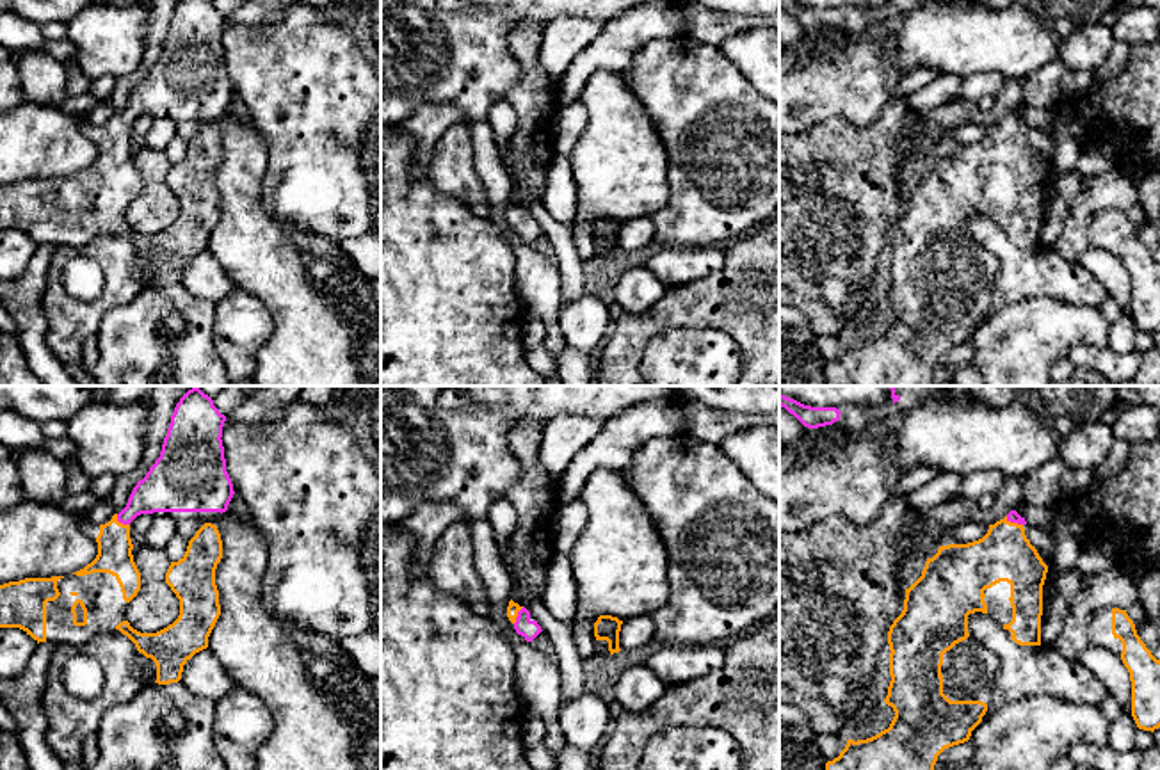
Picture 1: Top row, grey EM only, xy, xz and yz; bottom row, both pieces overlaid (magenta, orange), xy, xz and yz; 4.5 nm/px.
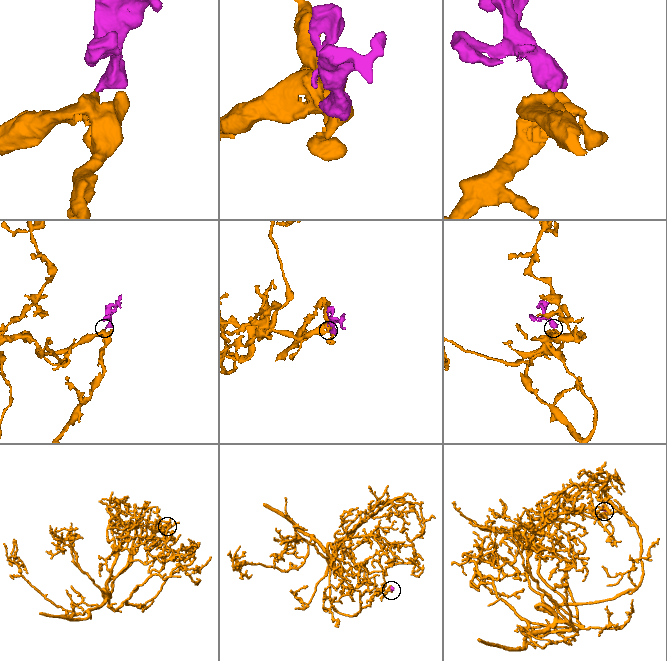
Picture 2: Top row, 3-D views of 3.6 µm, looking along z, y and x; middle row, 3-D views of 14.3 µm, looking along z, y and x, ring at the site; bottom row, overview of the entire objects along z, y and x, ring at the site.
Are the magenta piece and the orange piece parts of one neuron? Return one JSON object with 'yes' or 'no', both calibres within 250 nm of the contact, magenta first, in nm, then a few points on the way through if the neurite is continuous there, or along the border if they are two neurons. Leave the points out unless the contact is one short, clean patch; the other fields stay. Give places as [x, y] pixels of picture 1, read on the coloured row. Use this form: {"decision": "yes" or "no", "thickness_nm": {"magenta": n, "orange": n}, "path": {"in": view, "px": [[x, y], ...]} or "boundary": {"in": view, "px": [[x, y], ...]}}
{"decision": "yes", "thickness_nm": {"magenta": 200, "orange": 160}, "path": {"in": "xy", "px": [[164, 488], [144, 498], [121, 521], [114, 536], [114, 555]]}}

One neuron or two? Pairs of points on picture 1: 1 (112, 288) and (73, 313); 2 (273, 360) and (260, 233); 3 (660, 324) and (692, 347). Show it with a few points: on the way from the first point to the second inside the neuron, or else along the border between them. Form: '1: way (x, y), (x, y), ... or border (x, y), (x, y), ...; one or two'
1: way (105, 299), (91, 313), (84, 313); one
2: way (285, 328), (285, 272), (278, 265); one
3: border (710, 326), (673, 328), (659, 333), (639, 360); two

